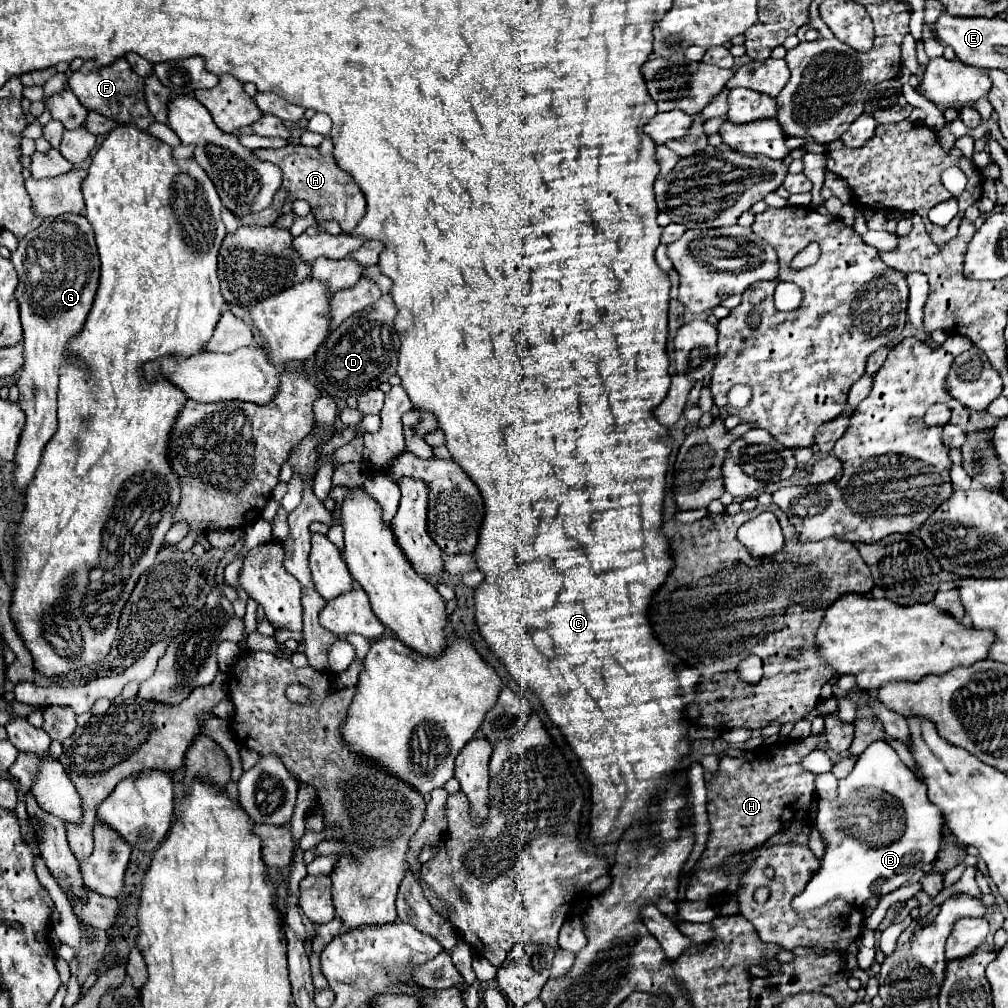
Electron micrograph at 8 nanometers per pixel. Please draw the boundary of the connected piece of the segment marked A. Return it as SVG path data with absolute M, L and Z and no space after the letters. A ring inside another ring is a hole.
M286 145L282 149L256 149L254 155L260 161L274 163L282 169L284 181L280 189L274 195L274 201L268 209L262 209L260 213L246 213L240 215L240 225L272 225L272 221L278 219L280 207L288 199L304 199L310 203L312 213L316 219L334 219L340 223L344 233L352 233L352 229L358 225L358 221L366 213L366 199L358 183L352 179L350 173L336 167L332 157L320 157L316 147L304 147L304 145Z

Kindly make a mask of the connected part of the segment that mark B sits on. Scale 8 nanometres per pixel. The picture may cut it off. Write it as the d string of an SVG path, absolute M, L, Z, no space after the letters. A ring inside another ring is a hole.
M882 739L874 741L862 753L862 759L856 761L852 773L838 781L836 799L816 799L816 809L810 813L808 821L824 837L822 841L826 845L826 853L820 859L820 869L812 875L804 891L790 901L796 913L810 913L834 899L842 899L850 905L864 905L870 897L882 897L906 885L908 879L918 869L922 869L922 865L936 859L944 827L942 813L940 809L936 809L936 805L928 801L924 783L914 775L912 769L908 769L900 761L896 751Z

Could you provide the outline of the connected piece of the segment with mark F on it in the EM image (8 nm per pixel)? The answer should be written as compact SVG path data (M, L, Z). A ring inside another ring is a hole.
M120 57L106 67L98 67L94 61L86 61L78 71L72 73L68 85L88 111L96 111L118 123L134 123L140 129L148 129L154 123L154 117L150 115L144 101L144 79L140 79L140 75L132 71L126 57Z

